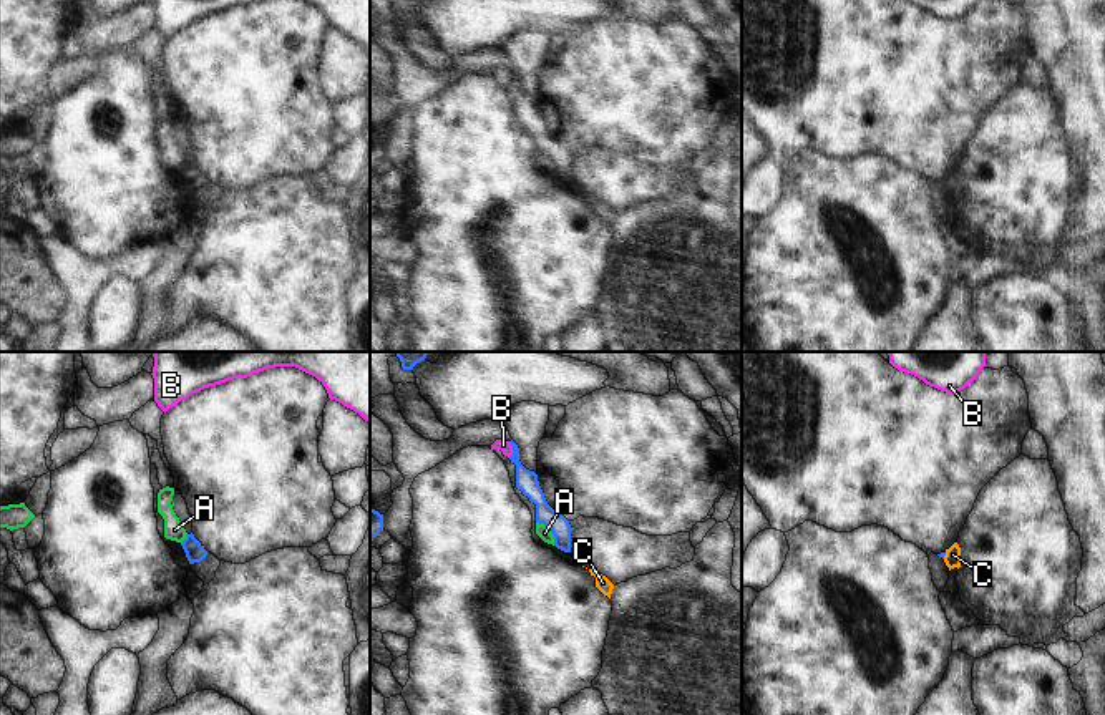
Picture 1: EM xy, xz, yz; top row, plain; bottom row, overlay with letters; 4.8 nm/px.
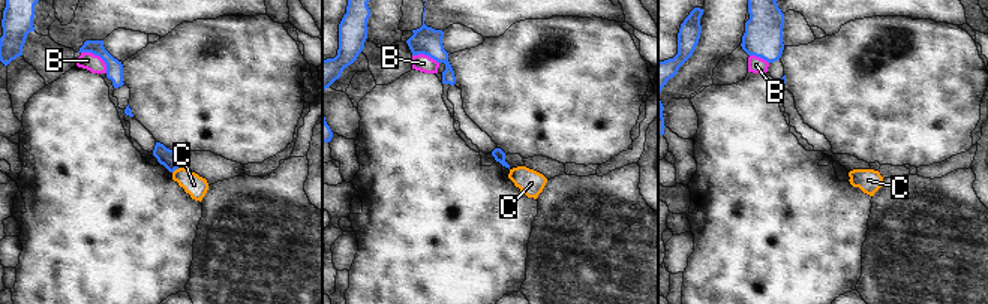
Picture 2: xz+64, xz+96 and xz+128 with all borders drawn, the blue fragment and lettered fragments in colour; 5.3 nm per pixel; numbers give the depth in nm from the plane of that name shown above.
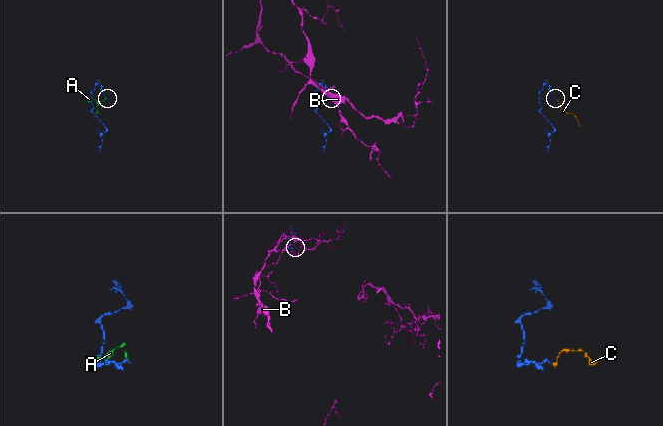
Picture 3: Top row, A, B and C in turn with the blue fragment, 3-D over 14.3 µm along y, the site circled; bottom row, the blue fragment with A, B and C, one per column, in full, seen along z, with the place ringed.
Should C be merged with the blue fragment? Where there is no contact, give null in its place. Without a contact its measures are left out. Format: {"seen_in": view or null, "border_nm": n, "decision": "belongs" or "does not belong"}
{"seen_in": "yz", "border_nm": 40, "decision": "does not belong"}

